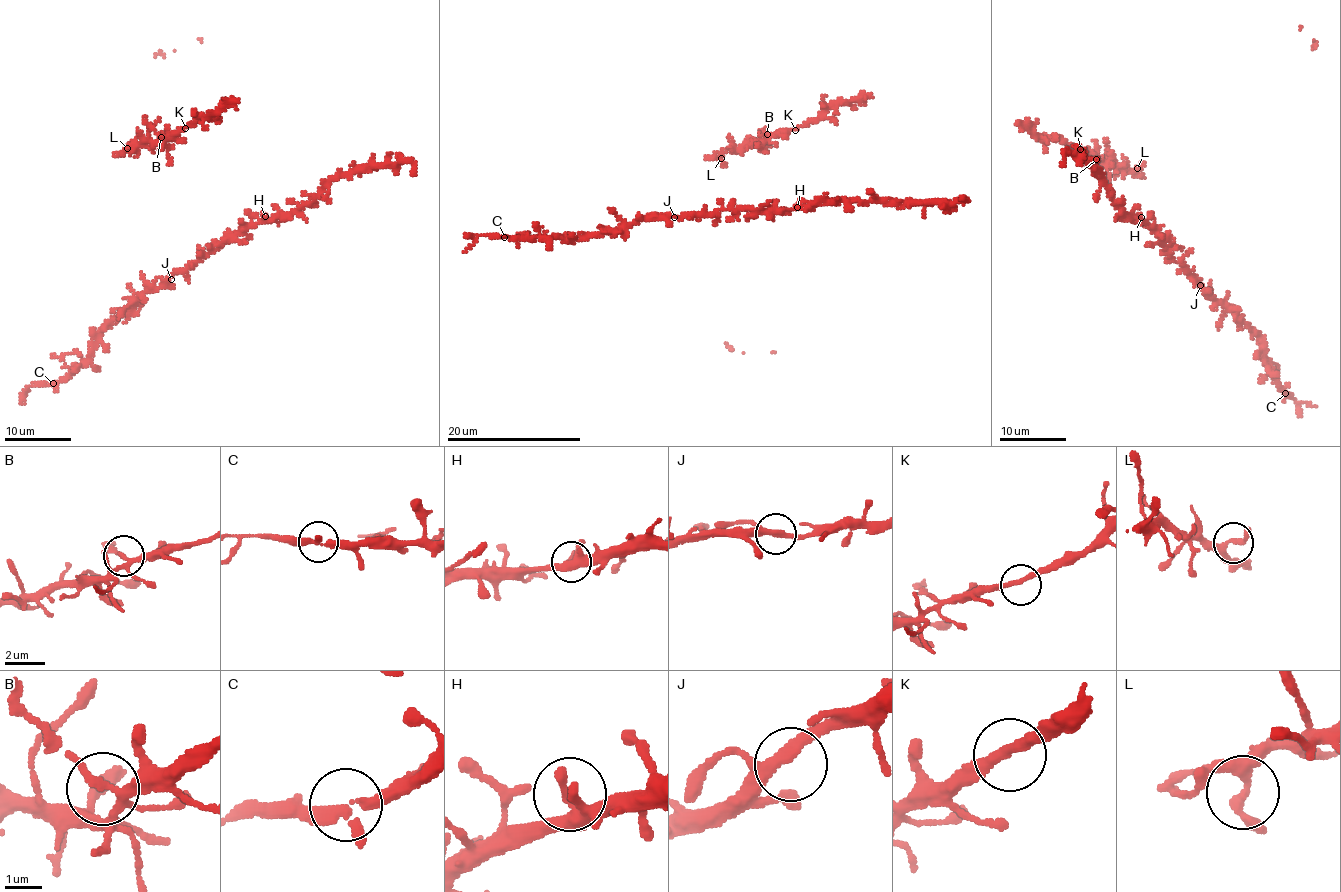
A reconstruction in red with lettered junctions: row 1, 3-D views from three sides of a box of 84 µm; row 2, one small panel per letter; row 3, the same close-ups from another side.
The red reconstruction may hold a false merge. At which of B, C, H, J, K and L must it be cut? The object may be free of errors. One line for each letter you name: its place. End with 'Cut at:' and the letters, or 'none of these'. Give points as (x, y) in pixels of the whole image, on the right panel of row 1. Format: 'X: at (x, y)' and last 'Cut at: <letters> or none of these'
Cut at: none of these

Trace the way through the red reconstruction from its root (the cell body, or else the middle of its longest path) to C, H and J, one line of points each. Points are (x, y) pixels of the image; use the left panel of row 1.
C: (239, 219), (245, 224), (234, 235), (159, 287), (135, 296), (106, 325), (86, 360), (52, 382)
H: (239, 219), (253, 226), (265, 216)
J: (239, 219), (245, 224), (243, 228), (234, 235), (224, 238), (204, 256), (178, 271), (171, 279)

